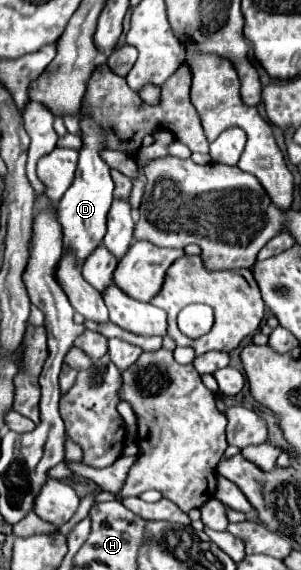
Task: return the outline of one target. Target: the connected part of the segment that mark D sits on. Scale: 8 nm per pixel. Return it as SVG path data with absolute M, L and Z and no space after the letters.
M84 119L80 123L80 127L82 127L82 133L84 133L84 137L82 137L84 147L80 151L76 177L74 177L70 189L62 195L62 199L58 201L58 207L56 207L56 219L60 223L62 241L64 241L62 249L64 249L64 253L68 253L68 251L74 253L76 265L82 265L86 261L86 257L98 245L102 245L102 239L106 235L106 213L110 209L112 189L114 189L110 169L98 155L98 151L102 149L104 131L98 129L98 125L92 119Z

